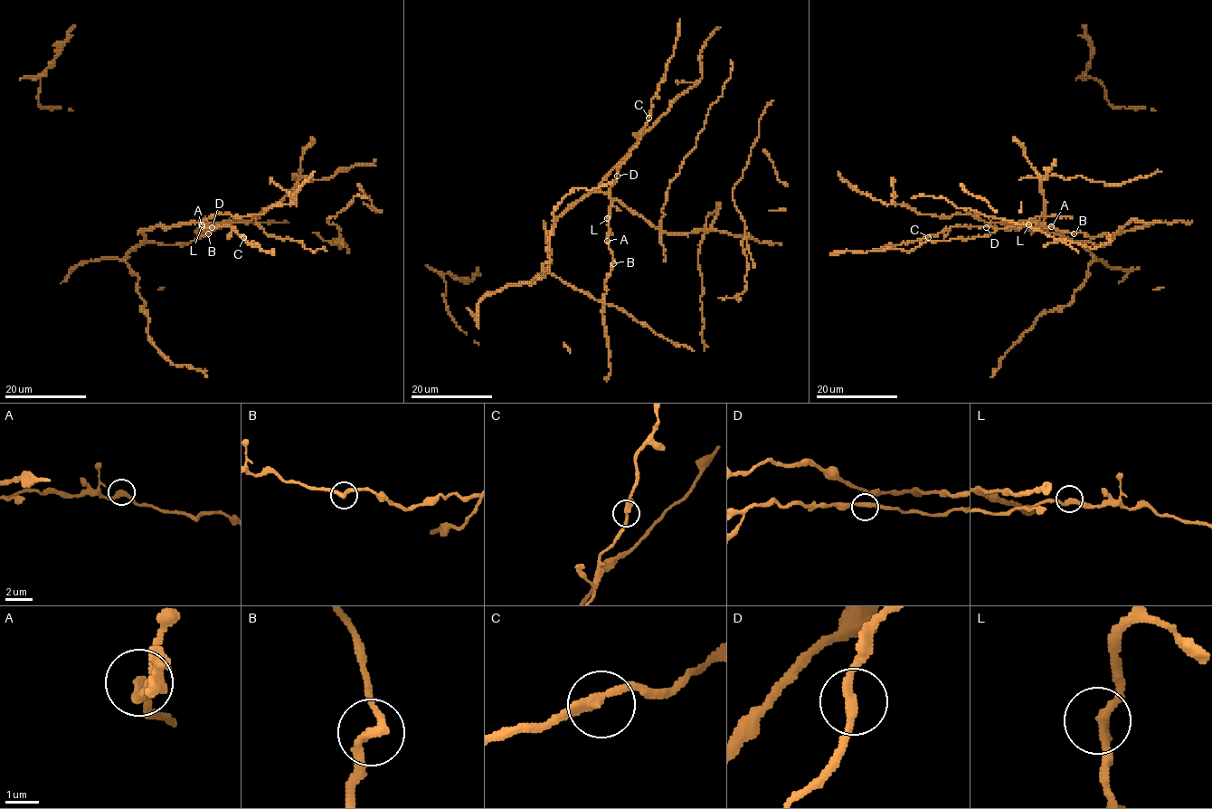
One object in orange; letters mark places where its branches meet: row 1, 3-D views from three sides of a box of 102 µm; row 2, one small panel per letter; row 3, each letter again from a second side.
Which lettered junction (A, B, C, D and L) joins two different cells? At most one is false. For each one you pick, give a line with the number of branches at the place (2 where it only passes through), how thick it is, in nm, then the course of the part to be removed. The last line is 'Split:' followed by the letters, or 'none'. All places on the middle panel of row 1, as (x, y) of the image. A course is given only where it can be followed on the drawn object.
B: 2 branches meet; 280 nm thick
Split: B

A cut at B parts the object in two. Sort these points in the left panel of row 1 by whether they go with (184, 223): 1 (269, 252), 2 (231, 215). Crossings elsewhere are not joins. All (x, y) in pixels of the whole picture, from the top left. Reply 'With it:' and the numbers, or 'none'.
With it: 2

